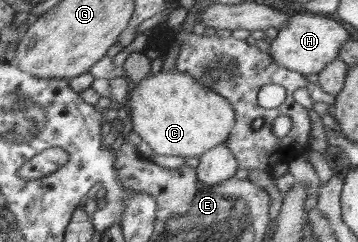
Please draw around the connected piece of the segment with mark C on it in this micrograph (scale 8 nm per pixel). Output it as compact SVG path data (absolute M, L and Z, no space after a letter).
M176 69L158 71L154 75L146 75L129 90L125 106L129 109L132 130L156 155L178 155L178 157L198 157L204 151L218 144L224 144L234 123L232 106L217 93L200 85L190 75L182 75Z

